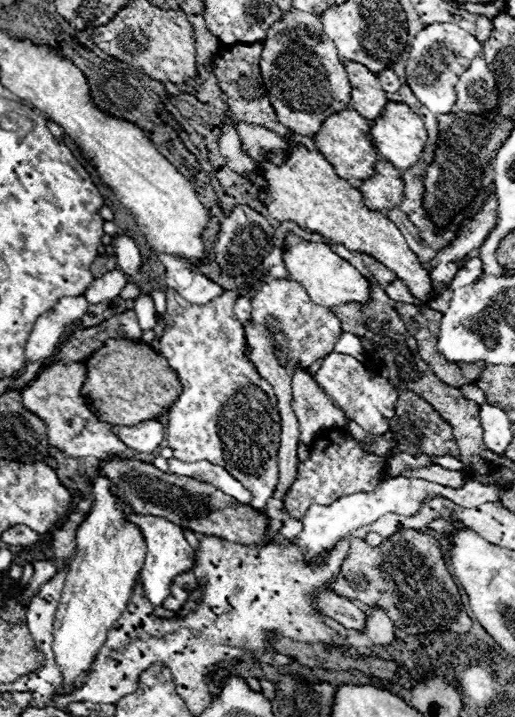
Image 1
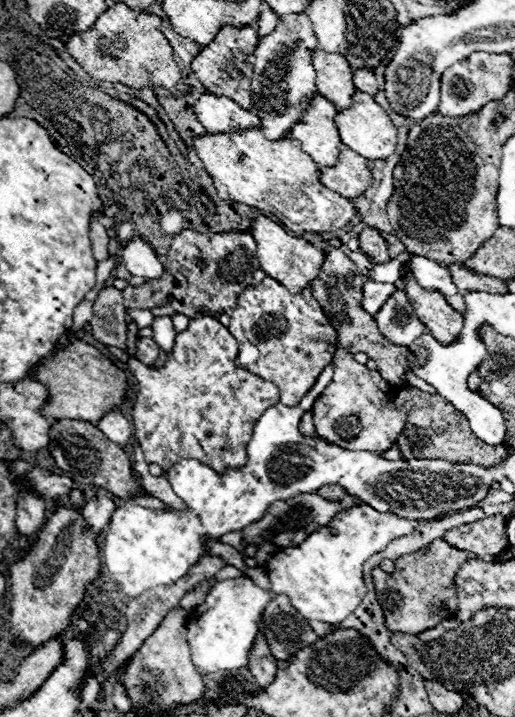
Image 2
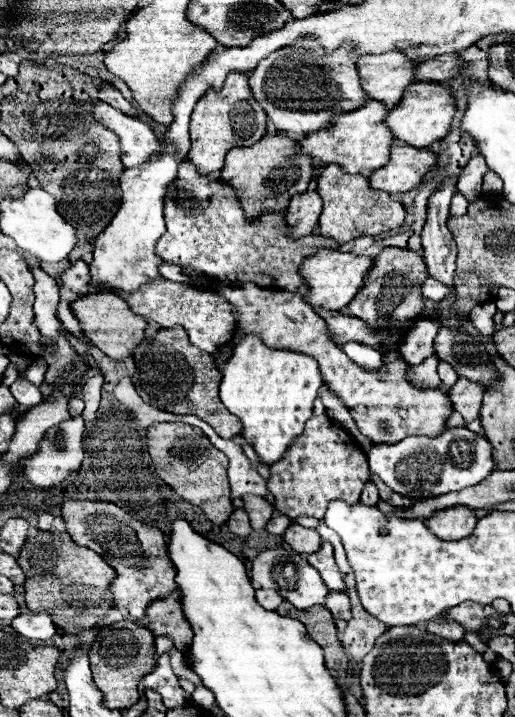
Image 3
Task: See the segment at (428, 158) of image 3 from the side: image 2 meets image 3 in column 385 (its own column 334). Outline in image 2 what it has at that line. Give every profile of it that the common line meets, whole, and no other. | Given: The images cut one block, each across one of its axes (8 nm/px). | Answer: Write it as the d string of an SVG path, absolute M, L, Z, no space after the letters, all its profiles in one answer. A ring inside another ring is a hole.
M342 148L338 162L330 168L320 168L320 172L320 180L326 188L350 200L358 198L374 182L366 160L350 148Z

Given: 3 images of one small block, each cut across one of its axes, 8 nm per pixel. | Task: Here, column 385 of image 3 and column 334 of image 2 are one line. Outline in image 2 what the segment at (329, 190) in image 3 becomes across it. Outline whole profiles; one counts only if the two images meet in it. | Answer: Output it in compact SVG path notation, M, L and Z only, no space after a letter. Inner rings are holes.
M248 128L236 134L206 134L194 142L194 148L222 200L270 212L292 232L336 232L356 214L348 198L320 184L318 164L294 138L266 140L260 128Z

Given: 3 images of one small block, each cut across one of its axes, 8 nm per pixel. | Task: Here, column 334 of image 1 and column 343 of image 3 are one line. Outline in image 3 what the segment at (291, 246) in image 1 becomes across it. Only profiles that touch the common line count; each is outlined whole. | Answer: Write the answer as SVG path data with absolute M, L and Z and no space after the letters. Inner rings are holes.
M322 248L318 254L308 256L302 266L300 266L300 276L308 288L308 304L312 308L328 308L328 310L340 310L344 308L356 292L362 288L364 274L370 270L372 258L366 256L354 256L348 252L338 252L338 250L326 250Z

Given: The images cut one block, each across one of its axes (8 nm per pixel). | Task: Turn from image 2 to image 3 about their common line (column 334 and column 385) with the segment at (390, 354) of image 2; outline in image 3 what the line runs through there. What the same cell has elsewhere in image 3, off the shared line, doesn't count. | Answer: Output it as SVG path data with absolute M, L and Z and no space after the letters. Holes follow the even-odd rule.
M384 248L374 258L362 290L352 298L348 306L340 310L340 314L360 318L374 330L408 328L416 322L416 316L424 310L424 300L418 292L418 284L422 284L422 280L426 278L428 278L428 270L420 252L402 250L402 248Z

